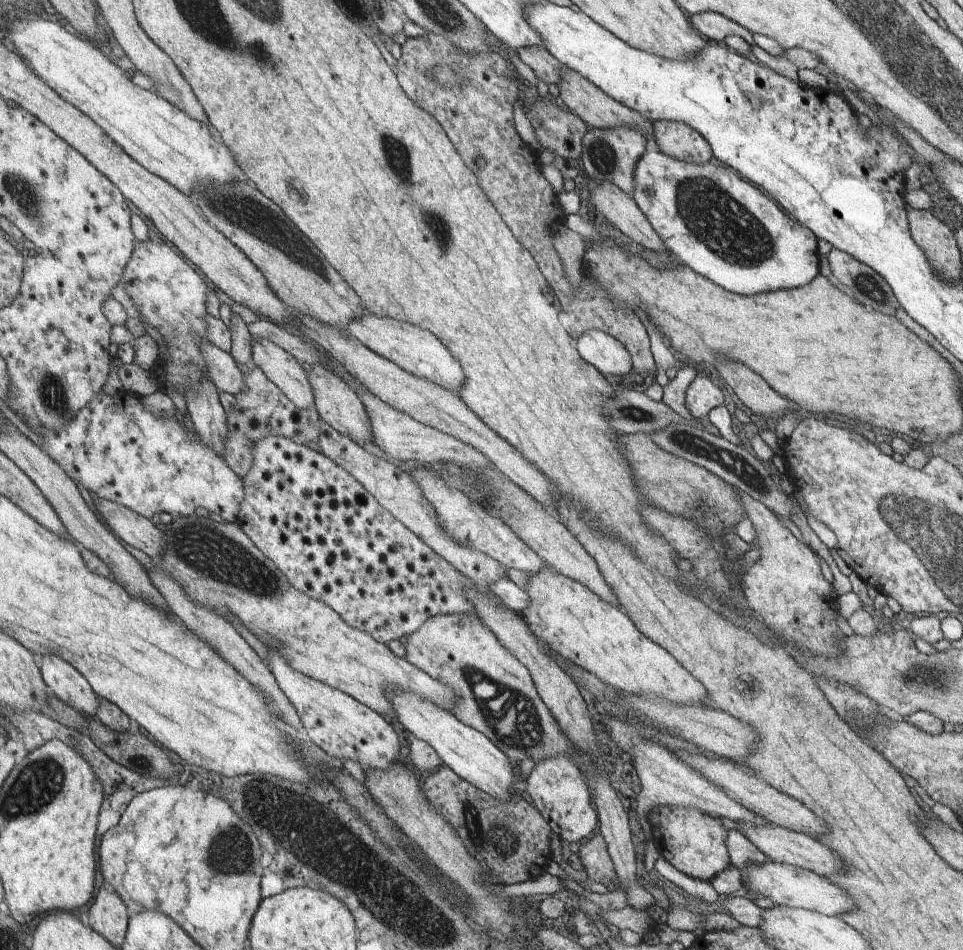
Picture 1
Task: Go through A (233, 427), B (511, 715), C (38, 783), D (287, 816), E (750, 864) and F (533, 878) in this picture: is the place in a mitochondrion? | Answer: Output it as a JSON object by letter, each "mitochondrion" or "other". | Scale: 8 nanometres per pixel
{"A":"other","B":"mitochondrion","C":"mitochondrion","D":"mitochondrion","E":"other","F":"other"}

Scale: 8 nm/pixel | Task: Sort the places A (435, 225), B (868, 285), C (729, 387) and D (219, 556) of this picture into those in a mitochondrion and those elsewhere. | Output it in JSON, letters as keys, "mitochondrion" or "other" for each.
{"A":"mitochondrion","B":"mitochondrion","C":"other","D":"mitochondrion"}

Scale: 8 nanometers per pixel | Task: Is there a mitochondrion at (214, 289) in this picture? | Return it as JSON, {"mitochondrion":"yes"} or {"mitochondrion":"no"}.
{"mitochondrion":"no"}

